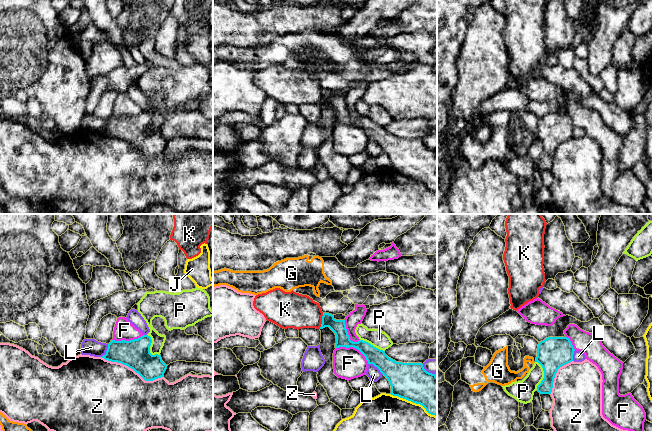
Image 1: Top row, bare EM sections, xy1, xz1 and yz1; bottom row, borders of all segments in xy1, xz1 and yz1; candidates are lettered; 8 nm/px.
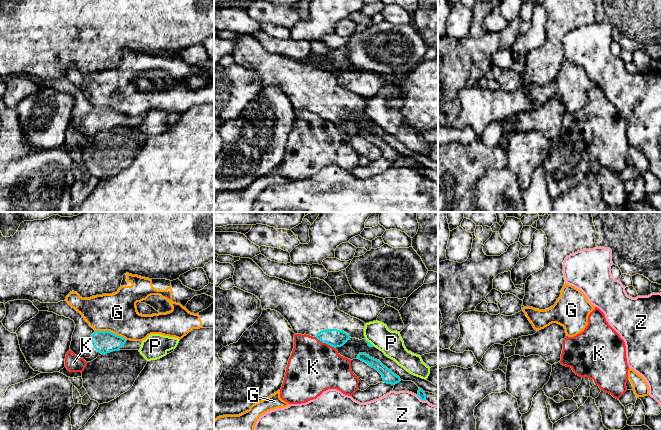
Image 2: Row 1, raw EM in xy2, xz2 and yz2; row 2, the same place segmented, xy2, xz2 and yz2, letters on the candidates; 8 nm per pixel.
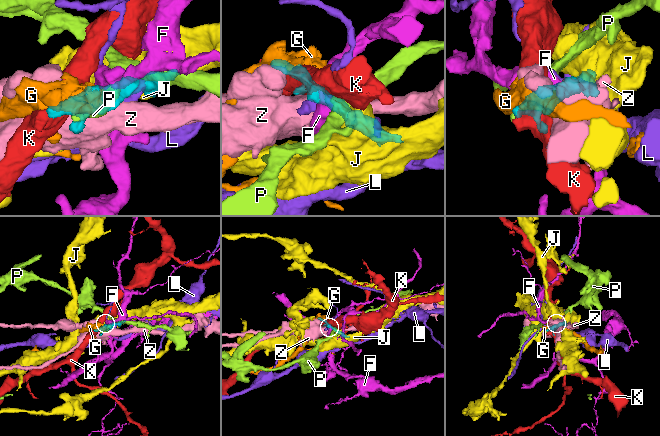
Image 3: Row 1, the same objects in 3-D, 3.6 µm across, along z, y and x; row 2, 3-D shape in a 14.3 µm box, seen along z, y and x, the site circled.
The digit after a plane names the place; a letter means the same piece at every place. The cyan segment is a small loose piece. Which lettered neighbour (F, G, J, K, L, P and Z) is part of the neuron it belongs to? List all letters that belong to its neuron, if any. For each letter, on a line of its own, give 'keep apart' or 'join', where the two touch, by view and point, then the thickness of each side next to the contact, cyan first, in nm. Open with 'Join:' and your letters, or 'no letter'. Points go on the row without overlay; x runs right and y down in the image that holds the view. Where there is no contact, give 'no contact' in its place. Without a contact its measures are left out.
Join: no letter
F: keep apart; contact xz1 (354, 123); calibres 140 and 260 nm
G: keep apart; contact xy2 (111, 108); calibres 180 and 320 nm
J: keep apart; contact xz1 (413, 178); calibres 300 and 500 nm
K: keep apart; contact xz2 (325, 118); calibres 140 and 420 nm
L: keep apart; contact xz1 (376, 142); calibres 260 and 110 nm
P: keep apart; contact yz1 (544, 151); calibres 260 and 170 nm
Z: keep apart; contact xy1 (132, 144); calibres 240 and 480 nm

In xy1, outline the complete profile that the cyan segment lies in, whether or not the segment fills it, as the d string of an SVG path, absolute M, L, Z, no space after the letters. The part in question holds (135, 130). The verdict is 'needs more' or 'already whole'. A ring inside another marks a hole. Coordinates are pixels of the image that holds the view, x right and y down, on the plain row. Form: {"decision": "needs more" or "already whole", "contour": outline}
{"decision": "already whole", "contour": "M148 111L130 117L111 116L102 134L126 141L145 157L153 157L164 152L168 141L162 137L161 131L150 129L151 119Z"}

